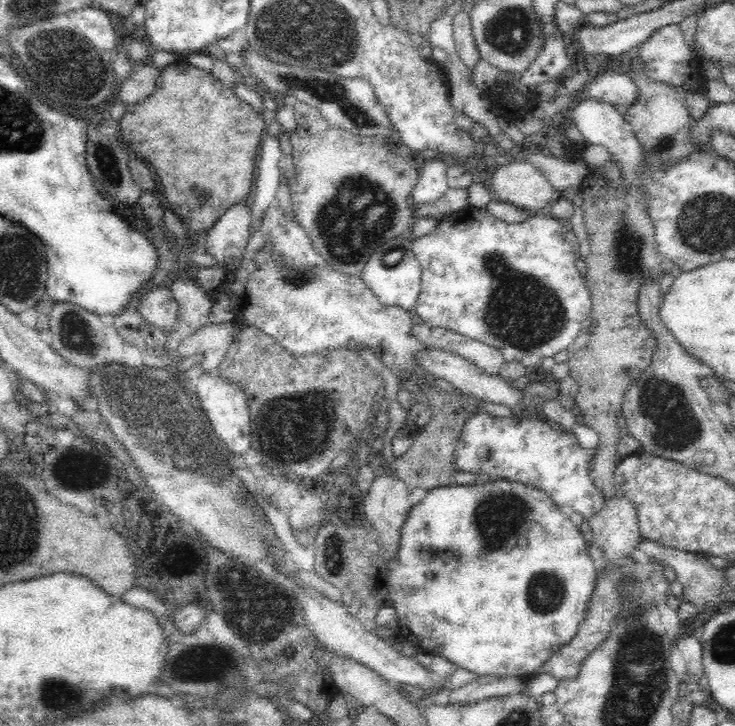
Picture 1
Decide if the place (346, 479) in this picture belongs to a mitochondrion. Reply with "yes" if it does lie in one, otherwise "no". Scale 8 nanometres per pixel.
no

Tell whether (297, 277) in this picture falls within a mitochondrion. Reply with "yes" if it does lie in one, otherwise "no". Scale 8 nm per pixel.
yes

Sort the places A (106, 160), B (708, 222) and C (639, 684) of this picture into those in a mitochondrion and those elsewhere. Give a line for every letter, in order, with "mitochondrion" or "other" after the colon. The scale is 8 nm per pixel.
A: mitochondrion
B: mitochondrion
C: mitochondrion

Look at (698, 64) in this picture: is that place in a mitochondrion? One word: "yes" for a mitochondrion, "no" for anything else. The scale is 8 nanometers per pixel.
no

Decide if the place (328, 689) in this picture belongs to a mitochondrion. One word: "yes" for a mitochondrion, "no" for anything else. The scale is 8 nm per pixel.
no

